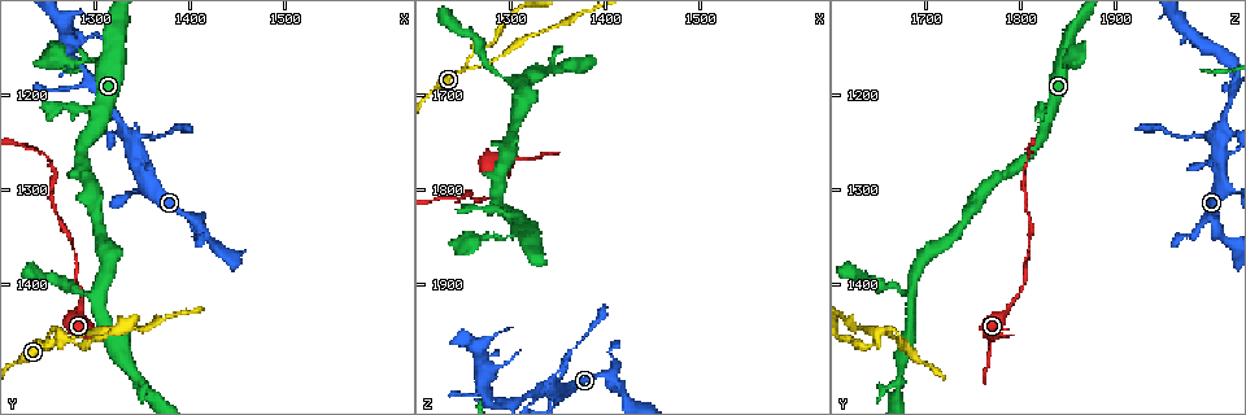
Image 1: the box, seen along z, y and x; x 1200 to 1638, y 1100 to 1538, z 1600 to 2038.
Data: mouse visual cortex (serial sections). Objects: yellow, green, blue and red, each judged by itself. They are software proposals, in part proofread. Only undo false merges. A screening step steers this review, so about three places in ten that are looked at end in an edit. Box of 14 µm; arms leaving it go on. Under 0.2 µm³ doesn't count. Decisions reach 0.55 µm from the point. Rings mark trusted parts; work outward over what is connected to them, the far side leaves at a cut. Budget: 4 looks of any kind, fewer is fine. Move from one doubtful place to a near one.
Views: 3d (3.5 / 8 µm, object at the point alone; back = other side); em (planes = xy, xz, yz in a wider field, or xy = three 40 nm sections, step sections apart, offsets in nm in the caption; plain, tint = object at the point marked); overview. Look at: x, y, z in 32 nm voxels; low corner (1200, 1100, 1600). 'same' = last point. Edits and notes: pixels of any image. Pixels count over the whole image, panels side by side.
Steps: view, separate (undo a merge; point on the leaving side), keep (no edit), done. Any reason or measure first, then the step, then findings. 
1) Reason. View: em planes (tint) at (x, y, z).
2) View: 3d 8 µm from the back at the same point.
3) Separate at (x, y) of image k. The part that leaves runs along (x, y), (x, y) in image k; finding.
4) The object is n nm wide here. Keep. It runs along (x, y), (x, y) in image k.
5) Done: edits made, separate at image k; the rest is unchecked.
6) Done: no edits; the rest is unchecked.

Three-way junction. View: 3d 3.5 µm at (1335, 1245, 2015).

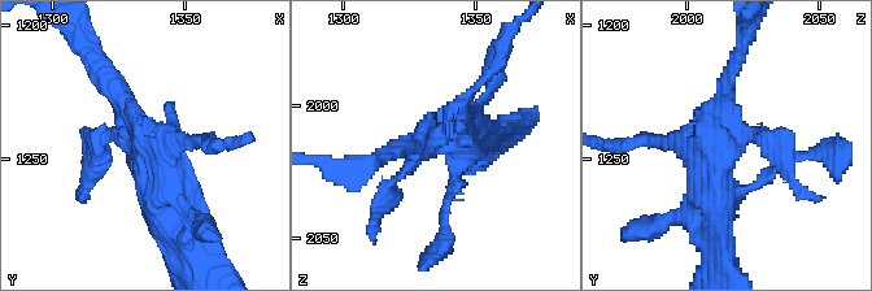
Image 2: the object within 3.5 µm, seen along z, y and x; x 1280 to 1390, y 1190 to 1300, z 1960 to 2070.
View: em xy step 5 (tint) at (1334, 1245, 2012).

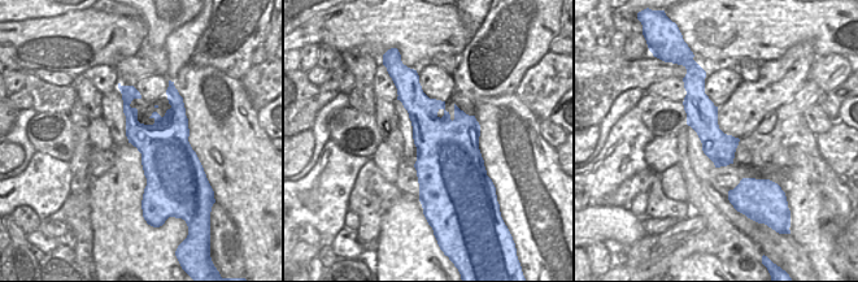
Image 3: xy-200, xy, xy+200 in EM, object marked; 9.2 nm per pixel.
Cut it another way. View: em xy step 2 (tint) at the same point.

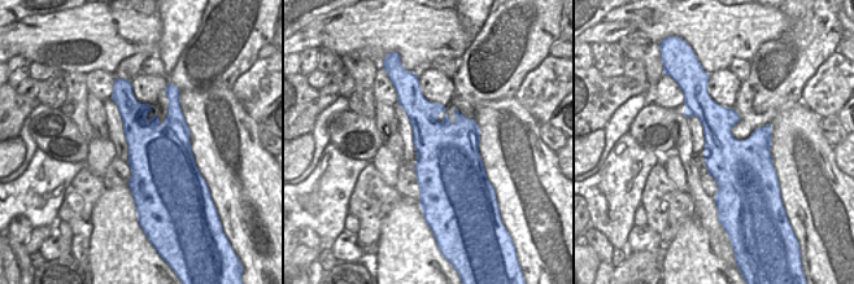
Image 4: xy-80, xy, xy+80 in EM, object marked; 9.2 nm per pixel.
Keep. One cell here.

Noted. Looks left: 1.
A fork. View: 3d 3.5 µm at (1305, 1410, 1685).

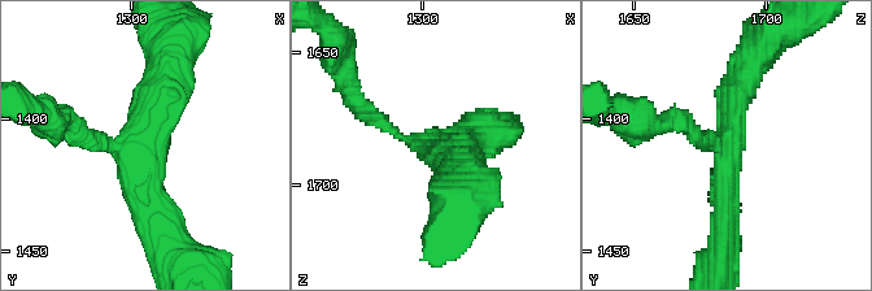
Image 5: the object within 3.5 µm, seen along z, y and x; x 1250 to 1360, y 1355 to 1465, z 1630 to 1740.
The arms are 150, 350, 450 nm wide. Keep. Continuous, no second cell.

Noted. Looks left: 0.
Done: no edits; the rest is unchecked.

